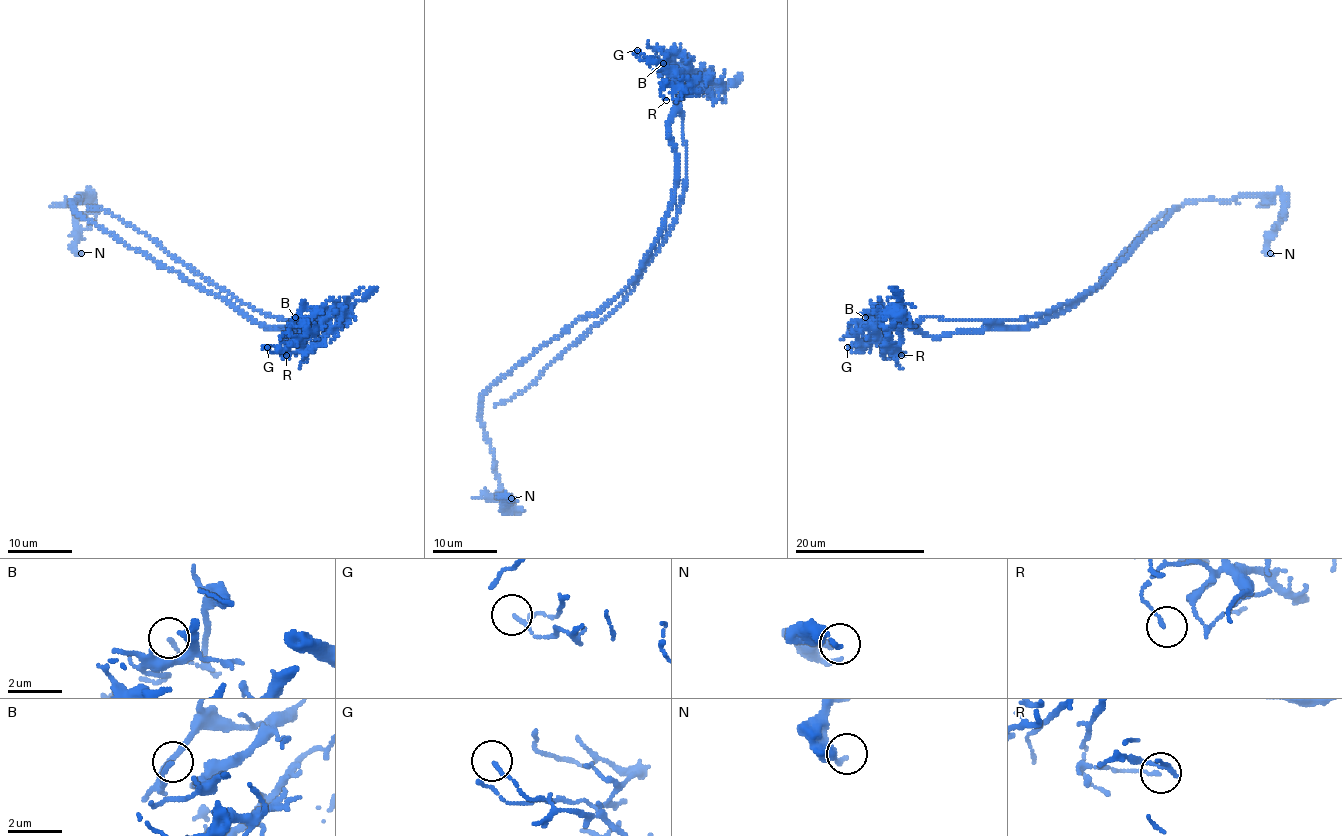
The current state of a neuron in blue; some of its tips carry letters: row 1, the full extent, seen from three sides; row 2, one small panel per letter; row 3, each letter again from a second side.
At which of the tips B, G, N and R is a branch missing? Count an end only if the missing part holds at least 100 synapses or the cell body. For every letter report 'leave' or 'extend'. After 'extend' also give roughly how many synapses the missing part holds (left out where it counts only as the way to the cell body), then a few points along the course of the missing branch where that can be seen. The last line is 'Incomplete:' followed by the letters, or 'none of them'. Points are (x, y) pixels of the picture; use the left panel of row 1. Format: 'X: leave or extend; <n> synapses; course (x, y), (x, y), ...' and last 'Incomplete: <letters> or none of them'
B: leave
G: leave
N: leave
R: leave
Incomplete: none of them

